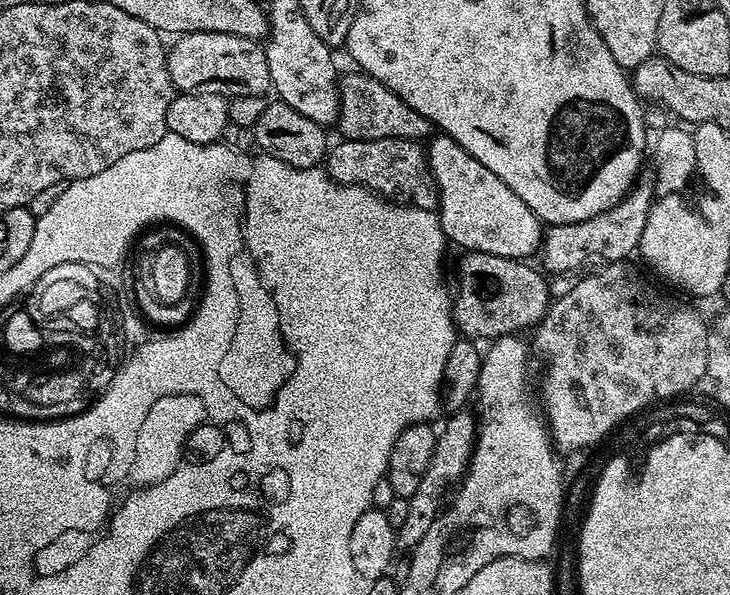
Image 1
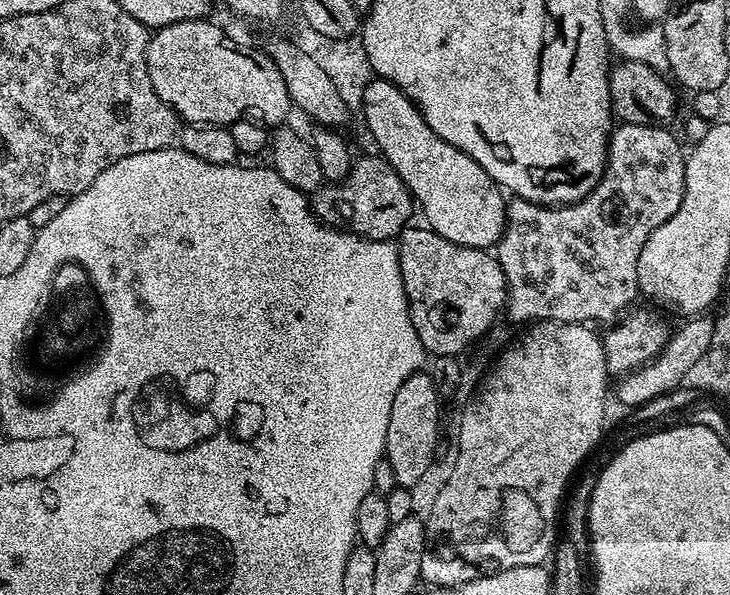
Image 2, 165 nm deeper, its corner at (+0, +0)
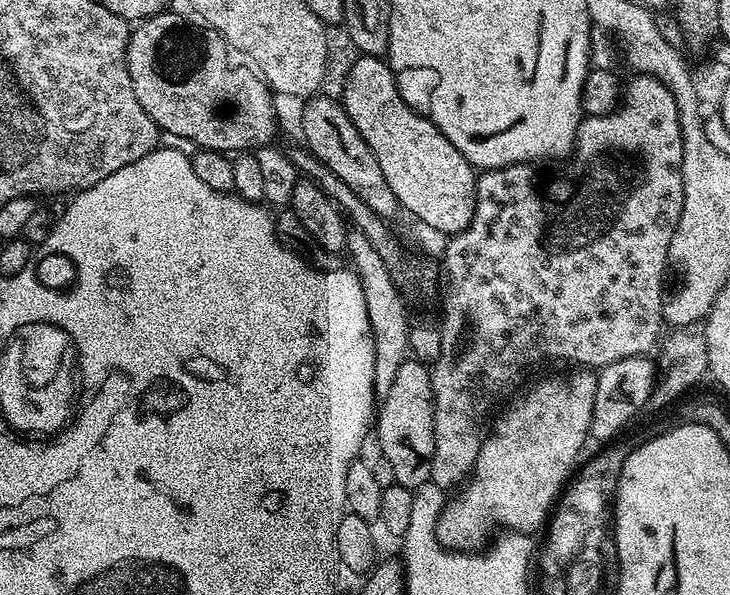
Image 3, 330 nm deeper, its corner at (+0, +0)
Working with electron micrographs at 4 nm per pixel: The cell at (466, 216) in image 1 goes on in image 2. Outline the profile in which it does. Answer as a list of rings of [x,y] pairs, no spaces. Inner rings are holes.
[[[372,79],[366,86],[366,94],[362,94],[363,116],[373,142],[380,147],[377,148],[379,155],[383,156],[386,162],[390,162],[398,178],[406,182],[412,192],[413,201],[428,219],[425,220],[427,227],[450,242],[458,242],[471,248],[488,250],[500,243],[500,235],[504,233],[504,224],[508,220],[506,196],[500,185],[490,178],[490,174],[486,174],[486,170],[482,170],[482,166],[478,166],[478,162],[474,162],[474,158],[450,146],[450,142],[438,138],[438,134],[430,130],[430,126],[421,116],[419,108],[401,88],[394,86],[389,80]]]

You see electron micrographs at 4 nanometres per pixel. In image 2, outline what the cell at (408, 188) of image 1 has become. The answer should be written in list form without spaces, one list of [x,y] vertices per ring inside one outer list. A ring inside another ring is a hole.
[[[373,154],[361,160],[359,157],[344,180],[321,186],[311,197],[310,207],[322,224],[339,226],[368,240],[392,240],[409,227],[414,201],[411,190],[402,178],[398,178],[394,166],[390,166],[383,156]]]

